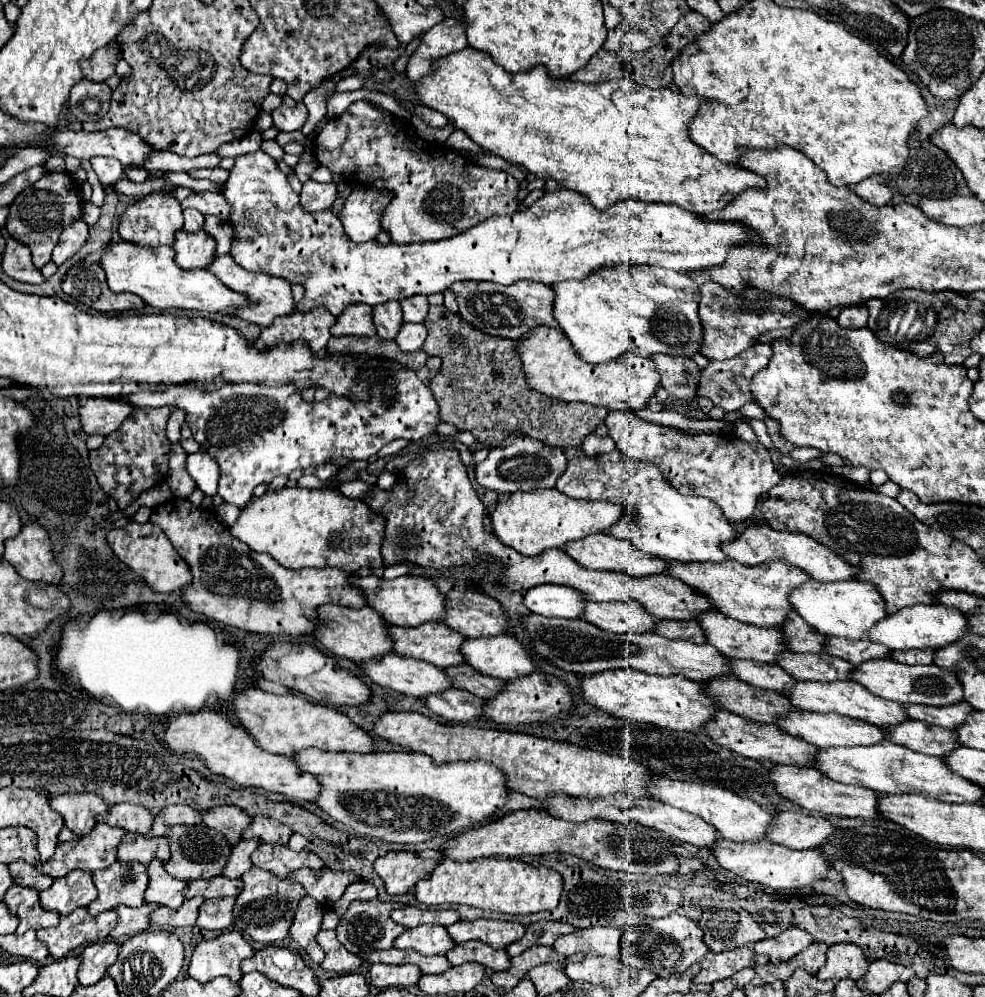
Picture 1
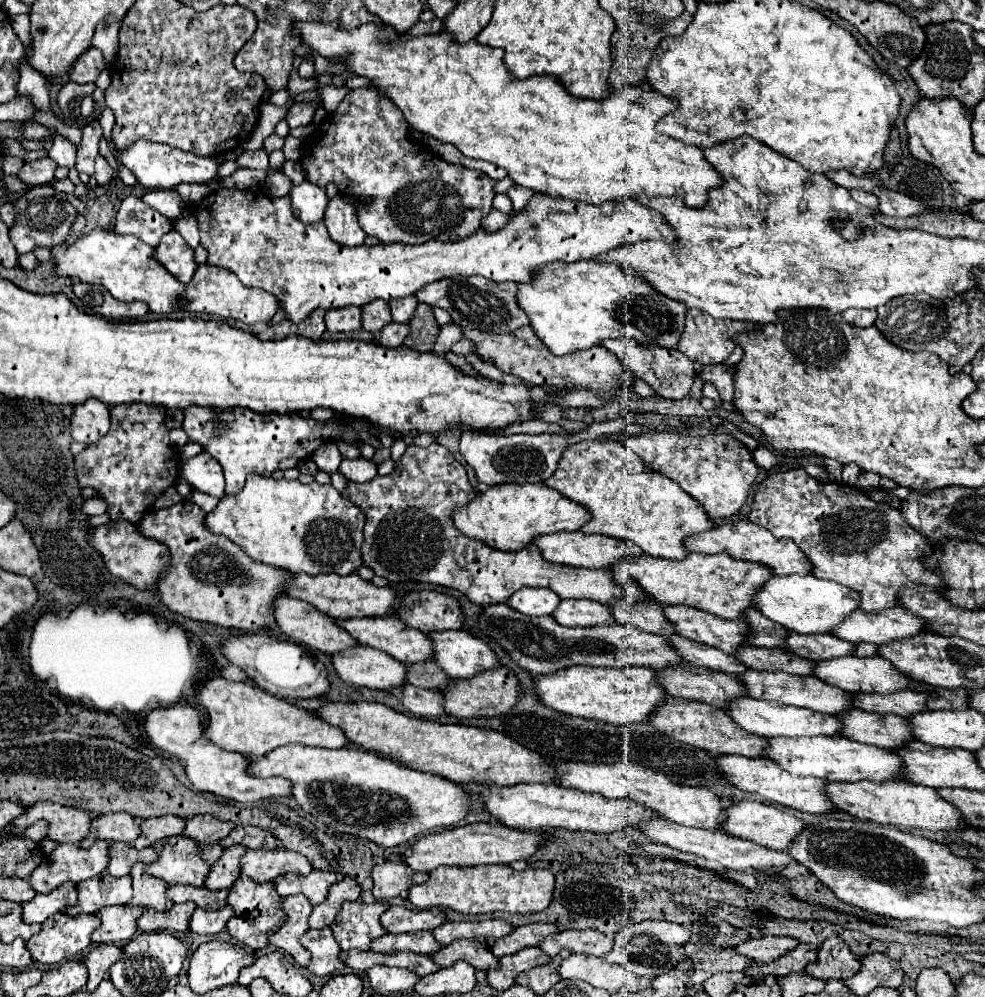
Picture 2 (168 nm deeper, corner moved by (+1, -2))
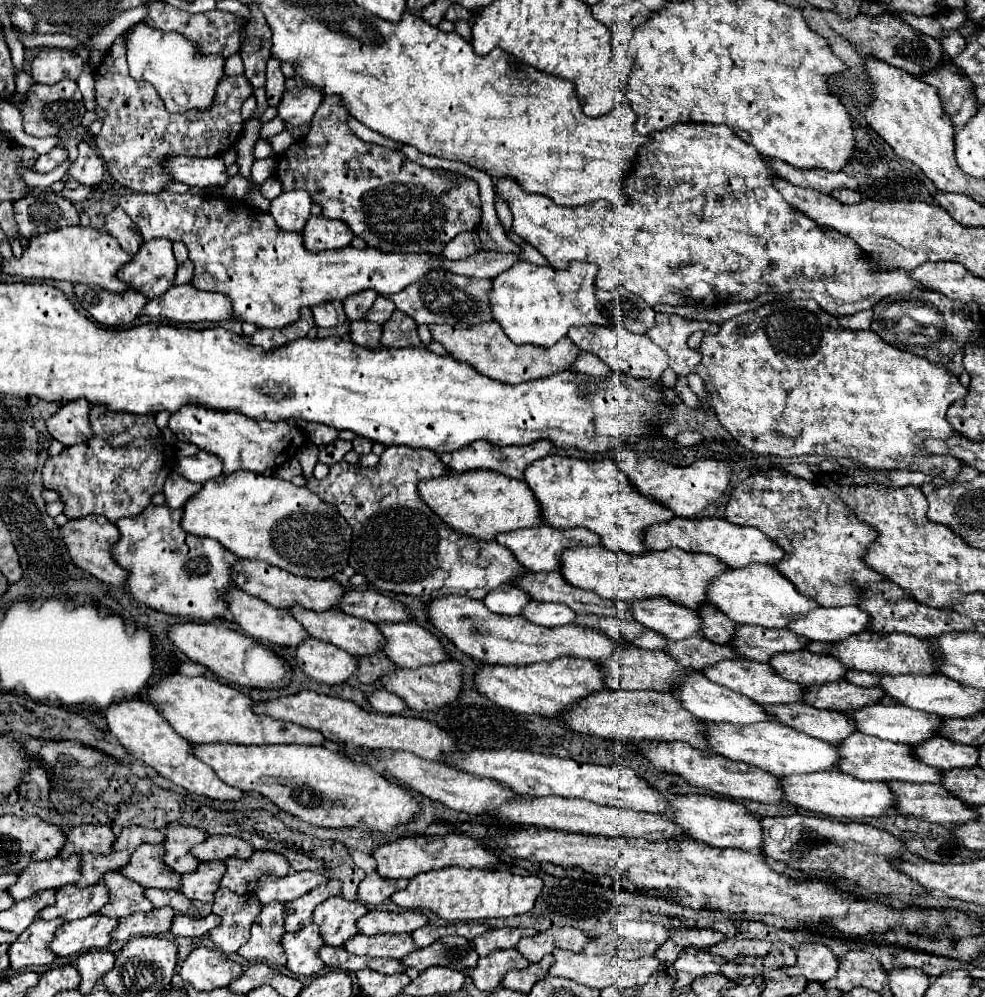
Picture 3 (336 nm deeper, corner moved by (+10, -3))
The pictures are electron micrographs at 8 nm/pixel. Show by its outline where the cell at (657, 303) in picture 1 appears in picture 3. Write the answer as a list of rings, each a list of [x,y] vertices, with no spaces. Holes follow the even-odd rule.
[[[519,261],[493,279],[493,289],[489,293],[493,319],[517,345],[531,343],[551,347],[565,337],[571,327],[585,325],[623,325],[623,329],[637,335],[647,335],[647,331],[655,325],[655,309],[649,307],[643,297],[629,291],[613,293],[597,289],[595,275],[597,265],[593,263],[571,263],[567,269],[553,269],[551,265],[539,267]]]

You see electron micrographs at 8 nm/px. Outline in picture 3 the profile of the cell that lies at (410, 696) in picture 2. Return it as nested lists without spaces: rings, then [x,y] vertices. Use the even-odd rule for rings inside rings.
[[[385,689],[373,691],[369,695],[369,703],[373,705],[375,711],[379,711],[379,713],[391,713],[391,715],[399,715],[407,707],[401,697],[397,697],[395,693],[389,693]]]

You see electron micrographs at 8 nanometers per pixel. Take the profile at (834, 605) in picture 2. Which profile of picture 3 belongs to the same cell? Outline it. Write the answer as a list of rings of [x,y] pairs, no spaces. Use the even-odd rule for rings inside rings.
[[[747,565],[743,569],[729,569],[727,573],[713,579],[707,601],[719,607],[739,625],[761,625],[769,629],[787,629],[791,619],[795,621],[811,609],[817,609],[817,603],[811,597],[797,593],[797,587],[793,587],[793,583],[771,565]]]

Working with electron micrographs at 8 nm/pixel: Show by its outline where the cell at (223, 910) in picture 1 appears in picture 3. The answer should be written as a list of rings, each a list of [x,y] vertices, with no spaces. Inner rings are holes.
[[[213,913],[203,919],[191,919],[189,915],[175,915],[171,933],[181,935],[181,937],[201,937],[201,935],[209,933],[213,927],[217,927],[219,923],[221,923],[221,917],[217,917]]]

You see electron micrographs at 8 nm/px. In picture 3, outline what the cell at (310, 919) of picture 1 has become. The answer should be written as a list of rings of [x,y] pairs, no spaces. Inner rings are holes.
[[[273,901],[269,905],[263,905],[261,915],[257,915],[257,919],[251,925],[251,939],[239,949],[239,955],[243,955],[245,959],[259,959],[269,965],[285,967],[287,957],[285,957],[285,949],[281,949],[283,935],[285,935],[285,903]]]

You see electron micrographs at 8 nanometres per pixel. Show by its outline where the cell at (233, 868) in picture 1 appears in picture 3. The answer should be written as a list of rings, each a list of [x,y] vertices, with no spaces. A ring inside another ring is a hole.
[[[203,861],[199,863],[197,871],[183,875],[183,885],[179,891],[183,891],[185,897],[189,899],[213,901],[213,895],[219,889],[219,881],[223,875],[225,875],[223,861]]]

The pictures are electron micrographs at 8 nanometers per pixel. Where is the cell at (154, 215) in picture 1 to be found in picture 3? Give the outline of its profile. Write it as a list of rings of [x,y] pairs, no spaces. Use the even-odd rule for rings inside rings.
[[[115,207],[107,217],[105,217],[105,231],[115,237],[119,241],[119,245],[135,255],[139,251],[139,247],[143,245],[141,241],[141,233],[137,233],[137,227],[133,225],[131,217],[121,209],[121,207]]]

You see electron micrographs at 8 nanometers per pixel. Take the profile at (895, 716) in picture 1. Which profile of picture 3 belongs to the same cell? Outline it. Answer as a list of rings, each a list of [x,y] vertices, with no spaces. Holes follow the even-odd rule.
[[[721,661],[713,667],[705,669],[705,677],[717,685],[723,685],[735,693],[741,693],[749,697],[755,703],[761,705],[779,705],[779,703],[801,703],[801,693],[805,693],[805,687],[799,683],[793,683],[789,679],[783,679],[773,671],[769,663],[759,661]]]

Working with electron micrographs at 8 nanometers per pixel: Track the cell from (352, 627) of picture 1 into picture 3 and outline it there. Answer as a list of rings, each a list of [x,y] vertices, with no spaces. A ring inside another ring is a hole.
[[[231,589],[227,593],[227,601],[229,601],[229,611],[231,611],[233,619],[239,623],[243,633],[253,639],[277,643],[277,645],[285,645],[285,647],[297,647],[303,639],[309,637],[309,633],[305,633],[305,627],[301,627],[295,621],[295,617],[291,617],[291,613],[287,613],[287,609],[277,609],[277,607],[261,601],[259,597],[247,595],[241,589]]]

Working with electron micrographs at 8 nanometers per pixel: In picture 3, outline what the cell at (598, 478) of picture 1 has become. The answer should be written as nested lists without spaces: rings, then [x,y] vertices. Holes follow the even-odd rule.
[[[553,453],[531,463],[525,471],[525,481],[539,499],[541,515],[547,525],[555,529],[585,527],[597,533],[603,545],[611,551],[643,555],[649,551],[645,545],[645,529],[675,517],[659,501],[637,493],[611,457],[577,459]]]

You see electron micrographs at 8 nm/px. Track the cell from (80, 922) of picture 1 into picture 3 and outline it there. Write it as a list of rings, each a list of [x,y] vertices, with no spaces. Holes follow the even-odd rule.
[[[61,919],[33,921],[9,947],[11,967],[25,969],[37,965],[51,965],[57,959],[57,955],[49,949],[49,941],[55,937],[55,929],[59,929],[61,925]]]

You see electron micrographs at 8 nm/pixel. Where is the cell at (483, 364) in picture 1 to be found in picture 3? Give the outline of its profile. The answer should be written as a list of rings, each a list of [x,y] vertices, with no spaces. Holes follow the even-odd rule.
[[[395,311],[383,325],[381,343],[385,347],[419,347],[421,339],[417,335],[417,323],[409,315]]]

